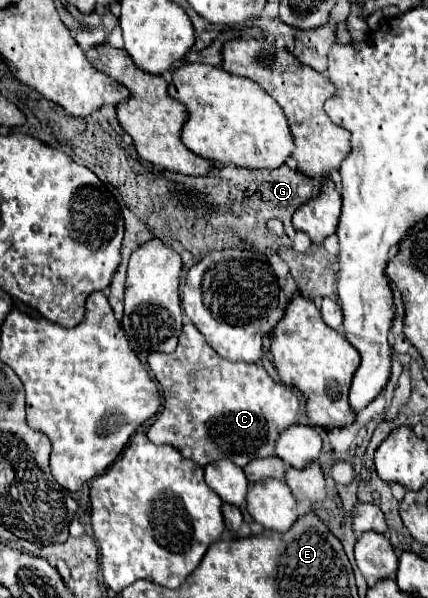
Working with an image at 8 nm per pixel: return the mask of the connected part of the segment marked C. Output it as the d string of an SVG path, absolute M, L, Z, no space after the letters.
M192 323L184 325L174 353L150 353L148 365L164 389L164 411L150 427L148 439L156 445L176 447L182 457L192 459L202 467L220 459L230 459L238 467L246 467L252 459L272 457L276 437L298 423L300 401L292 389L276 383L262 365L232 363L228 359L220 359L220 355L212 351L202 333Z

